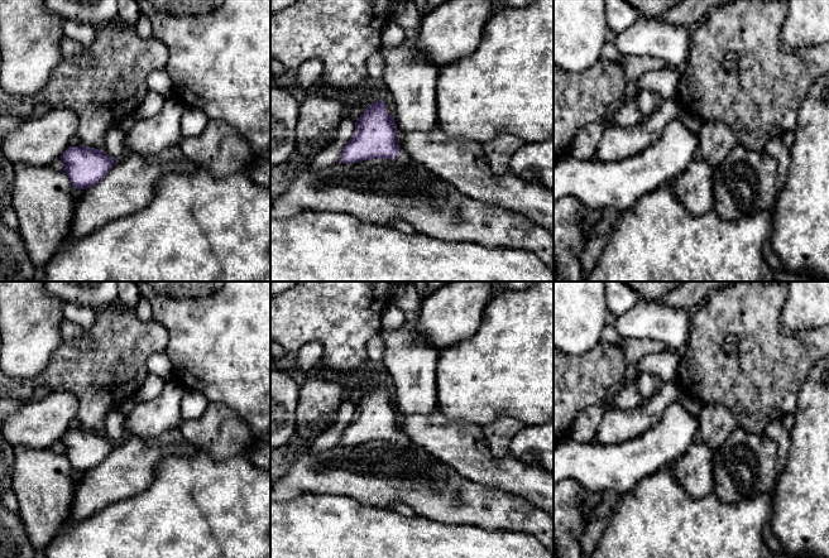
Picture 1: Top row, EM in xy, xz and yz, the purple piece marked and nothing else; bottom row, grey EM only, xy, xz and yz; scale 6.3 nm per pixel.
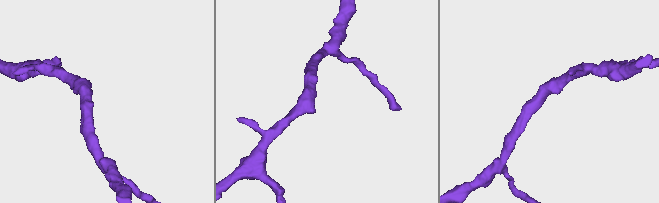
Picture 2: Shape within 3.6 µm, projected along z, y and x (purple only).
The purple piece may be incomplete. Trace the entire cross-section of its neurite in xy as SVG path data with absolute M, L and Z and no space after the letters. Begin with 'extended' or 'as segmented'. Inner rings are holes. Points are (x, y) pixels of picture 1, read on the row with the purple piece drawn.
as segmented | M86 145L68 146L61 155L72 187L87 189L97 184L112 168L111 159L104 150Z

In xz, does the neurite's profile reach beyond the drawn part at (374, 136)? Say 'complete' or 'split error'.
split error

